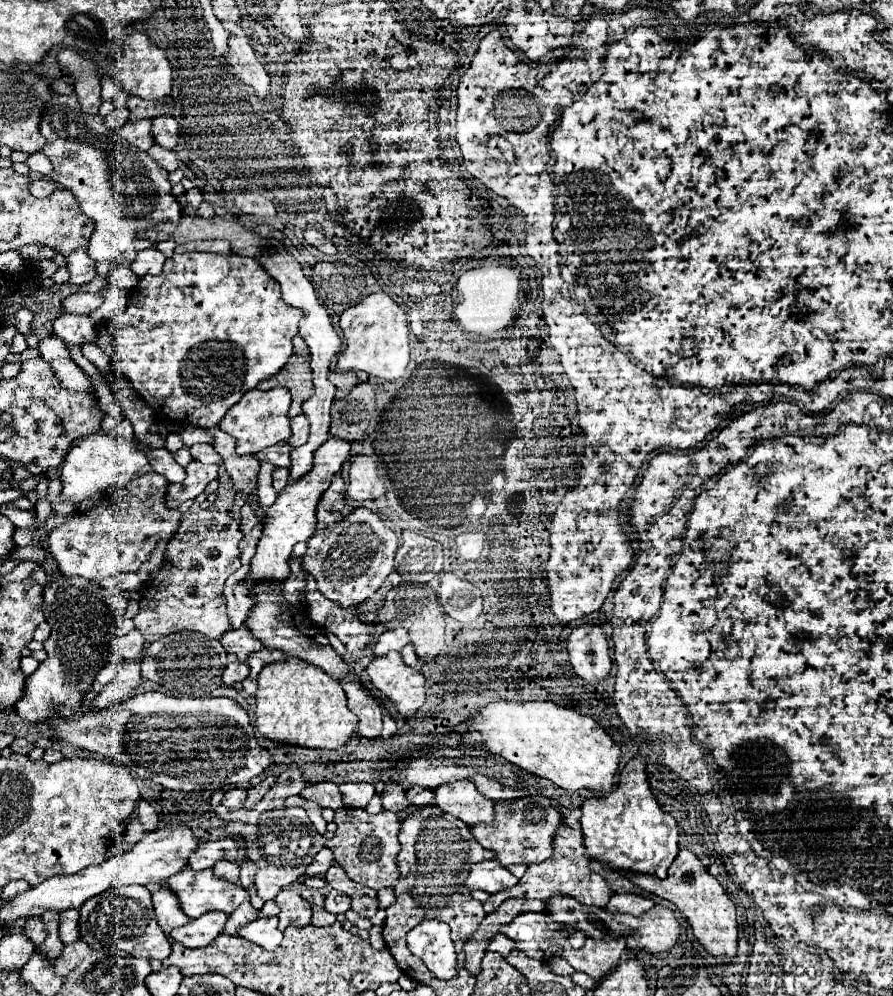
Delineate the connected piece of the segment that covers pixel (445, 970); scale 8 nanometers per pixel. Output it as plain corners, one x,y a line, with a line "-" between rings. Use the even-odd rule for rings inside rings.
438,919
422,921
406,935
408,949
420,957
438,979
452,979
456,975
456,951
450,939
450,927

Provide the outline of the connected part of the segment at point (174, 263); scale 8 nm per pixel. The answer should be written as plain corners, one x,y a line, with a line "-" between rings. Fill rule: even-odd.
174,253
170,259
166,259
164,271
158,277
142,277
138,281
138,285
130,291
128,307
124,313
120,313
118,317
114,317
110,321
102,321
98,325
96,345
100,349
104,349
106,357
110,357
110,363
114,365
114,369
118,369
120,373
126,375
126,379
132,383
132,387
138,391
138,395
154,409
156,415
176,419
176,421
186,421
196,427
210,427
210,425
220,423
220,419
226,415
226,411
232,405
236,405
246,391
254,389
258,385
258,381
272,377
286,365
286,361
290,359
292,349
294,349
292,337
298,333
298,323
300,323
302,315
304,313
300,309
290,307
282,301
278,281
274,281
254,257
244,257
244,255
236,255
236,253
228,253
228,255
220,255
220,253
180,253
178,255
178,253

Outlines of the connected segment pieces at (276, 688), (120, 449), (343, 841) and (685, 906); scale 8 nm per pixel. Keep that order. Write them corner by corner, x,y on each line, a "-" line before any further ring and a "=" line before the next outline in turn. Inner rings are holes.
286,659
278,663
268,663
258,675
258,693
256,693
256,727
258,731
272,739
274,743
290,743
312,749
340,749
358,725
358,717
348,709
348,699
344,689
336,679
318,669
316,665
308,665
300,659
=
94,433
78,439
74,447
68,451
62,463
62,493
60,499
68,503
80,503
112,485
126,485
134,479
134,475
148,465
146,453
138,447
136,439
122,441
120,437
108,433
=
338,809
334,823
338,825
338,829
334,837
326,841
326,847
332,849
334,859
340,863
340,867
360,885
372,889
392,887
394,881
398,879
398,869
396,869
396,855
400,851
398,815
392,811
370,815
364,809
=
682,847
678,851
678,857
670,865
666,879
648,875
648,873
638,873
638,871
628,871
626,877
638,887
646,889
648,893
654,893
662,899
672,901
682,911
682,915
690,921
696,939
706,947
706,951
714,957
722,957
718,959
718,963
732,963
732,957
736,955
736,941
738,941
738,923
736,923
734,903
728,899
722,885
708,873
704,863
690,849

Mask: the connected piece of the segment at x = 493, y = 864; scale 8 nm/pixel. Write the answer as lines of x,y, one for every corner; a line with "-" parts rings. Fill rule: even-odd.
498,859
482,861
470,867
470,875
466,879
468,889
482,889
488,893
498,893
504,889
510,889
518,883
518,879
504,867
500,865

